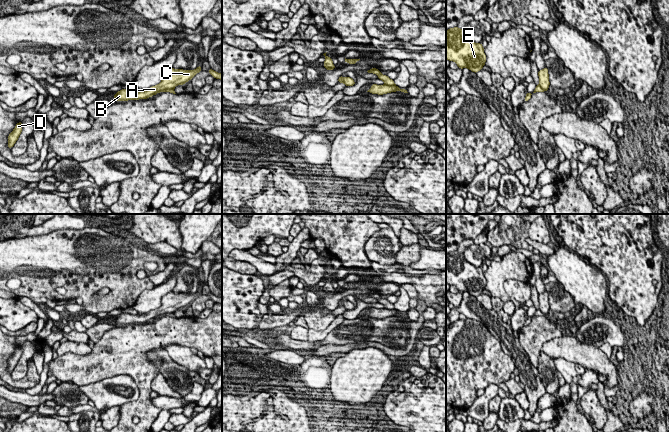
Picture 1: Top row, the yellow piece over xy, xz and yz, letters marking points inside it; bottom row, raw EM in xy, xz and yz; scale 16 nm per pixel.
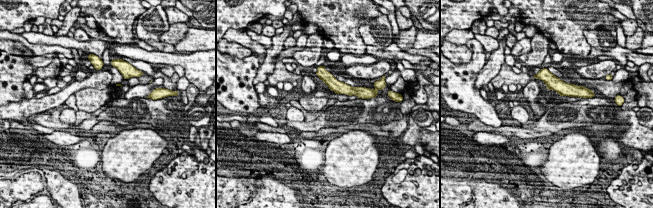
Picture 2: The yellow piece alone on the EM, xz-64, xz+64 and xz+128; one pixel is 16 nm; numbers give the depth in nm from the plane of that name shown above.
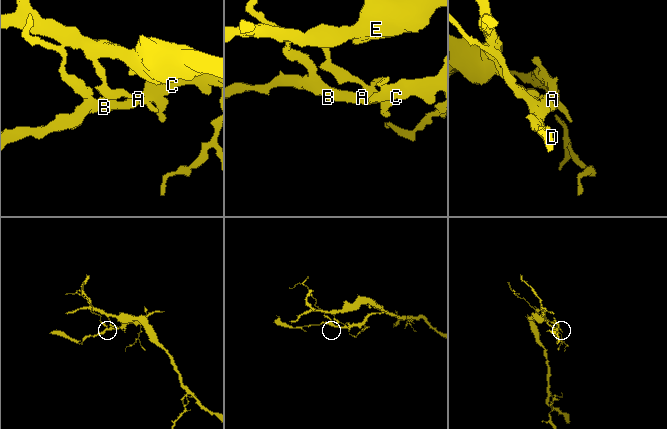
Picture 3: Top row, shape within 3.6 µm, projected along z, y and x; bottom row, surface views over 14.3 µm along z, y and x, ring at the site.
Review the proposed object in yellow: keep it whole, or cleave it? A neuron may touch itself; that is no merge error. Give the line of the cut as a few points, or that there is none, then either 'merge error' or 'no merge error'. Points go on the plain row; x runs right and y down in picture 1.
cut in xz along (384, 308), (394, 309); merge error

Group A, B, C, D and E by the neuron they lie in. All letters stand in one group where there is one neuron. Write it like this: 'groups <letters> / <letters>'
groups A B C D / E

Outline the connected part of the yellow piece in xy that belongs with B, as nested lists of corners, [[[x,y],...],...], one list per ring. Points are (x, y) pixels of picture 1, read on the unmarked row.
[[[199,289],[195,294],[183,294],[174,293],[170,291],[165,296],[162,297],[162,305],[155,310],[143,313],[140,315],[132,315],[130,313],[121,313],[114,319],[115,325],[128,325],[128,324],[139,324],[147,323],[165,315],[166,313],[174,313],[178,309],[184,309],[186,306],[191,304],[197,297],[201,296],[202,292]]]

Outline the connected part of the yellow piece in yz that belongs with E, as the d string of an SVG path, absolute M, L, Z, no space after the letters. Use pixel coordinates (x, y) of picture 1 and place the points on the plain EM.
M458 251L446 254L446 283L454 285L460 293L468 292L474 297L483 293L486 279L482 267L470 264Z

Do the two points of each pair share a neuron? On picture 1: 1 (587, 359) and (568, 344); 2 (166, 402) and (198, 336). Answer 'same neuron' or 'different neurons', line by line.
1: same neuron
2: different neurons

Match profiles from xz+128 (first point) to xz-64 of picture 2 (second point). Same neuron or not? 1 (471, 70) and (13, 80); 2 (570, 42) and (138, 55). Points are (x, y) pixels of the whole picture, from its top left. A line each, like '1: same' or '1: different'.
1: same
2: different

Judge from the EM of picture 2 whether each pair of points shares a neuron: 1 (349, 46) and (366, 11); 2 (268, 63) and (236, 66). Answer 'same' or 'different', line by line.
1: same
2: different

